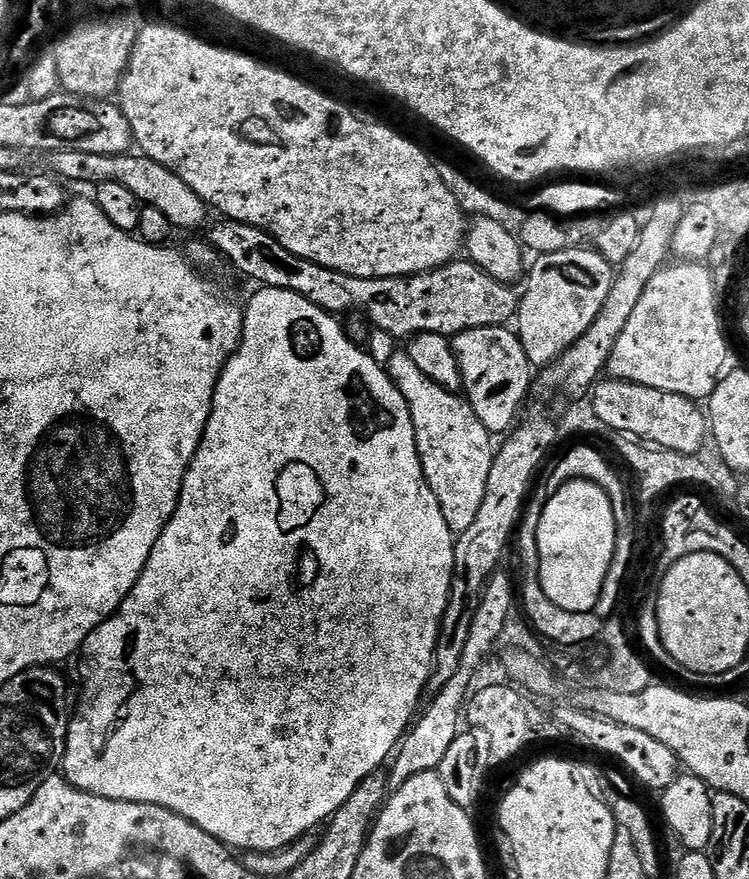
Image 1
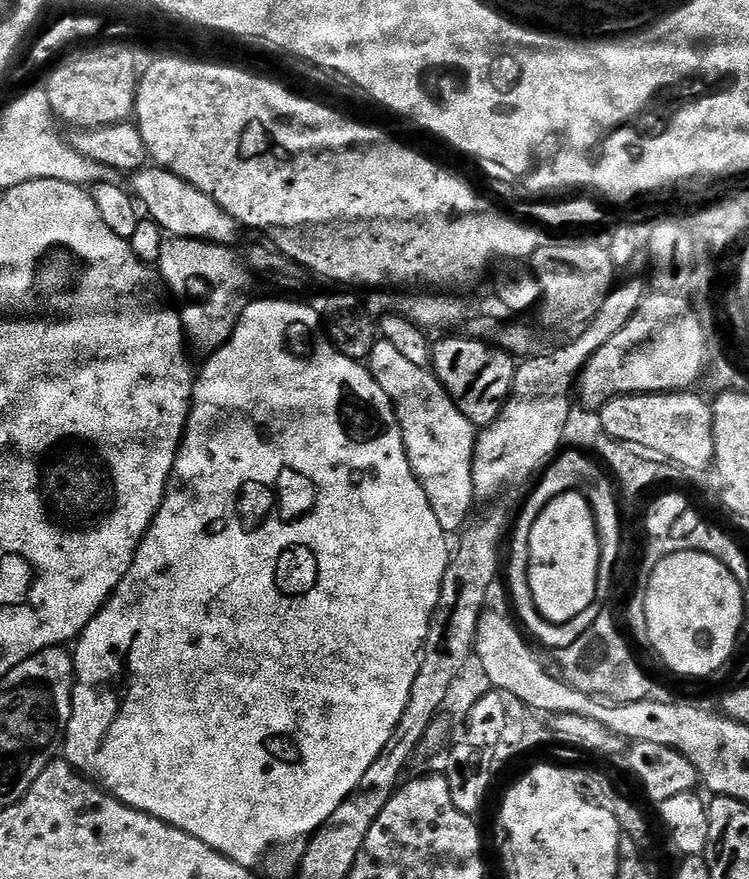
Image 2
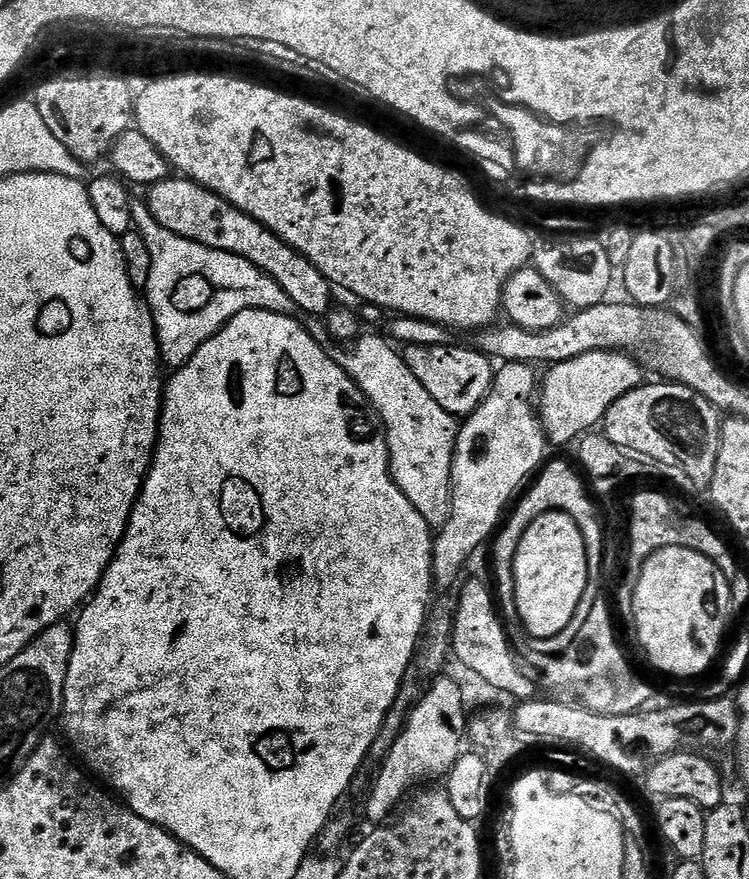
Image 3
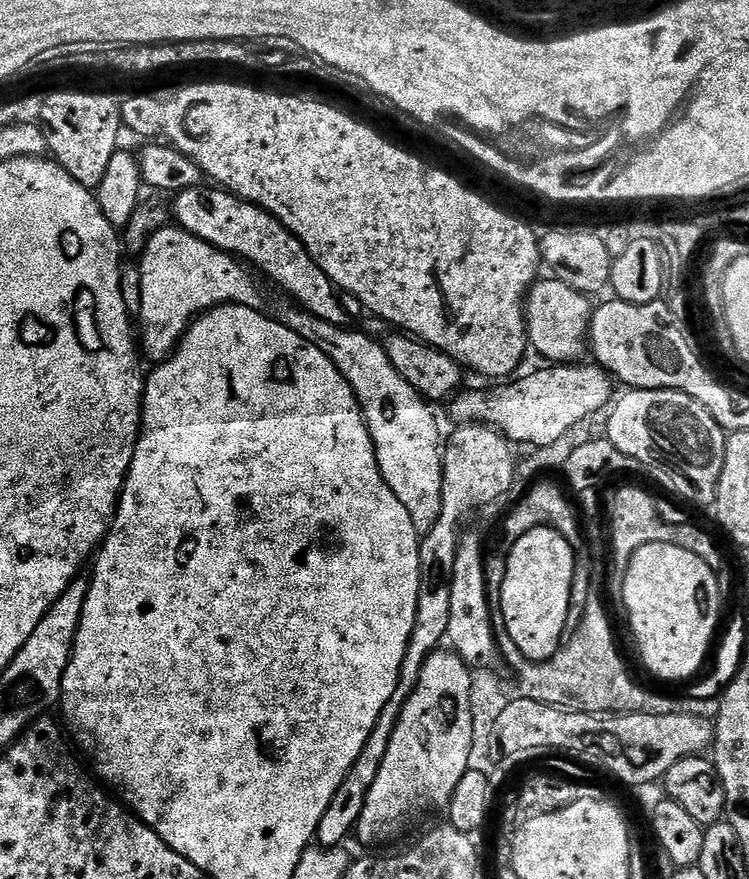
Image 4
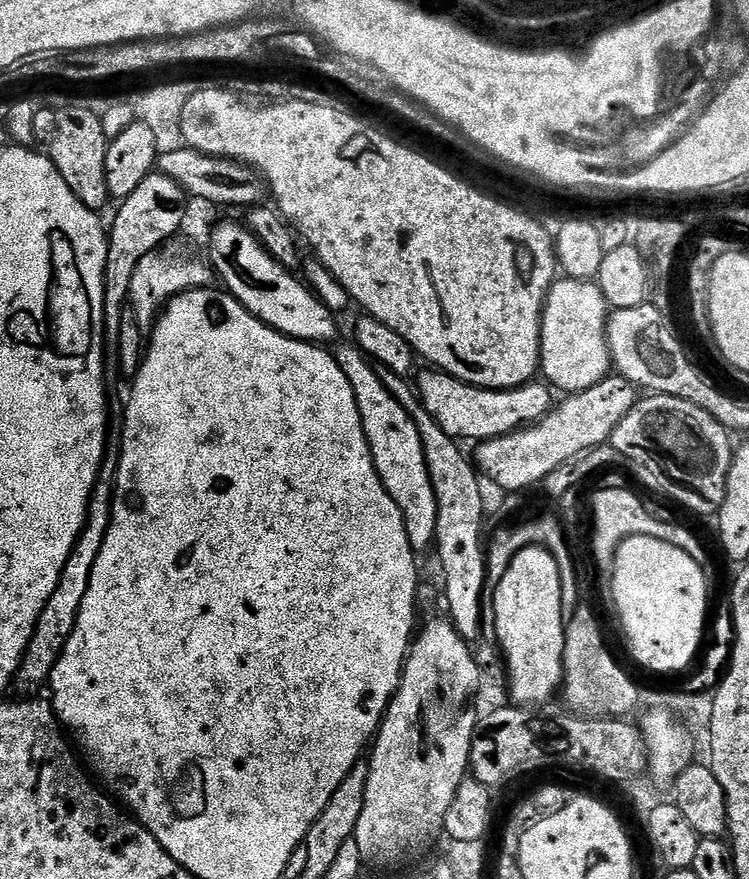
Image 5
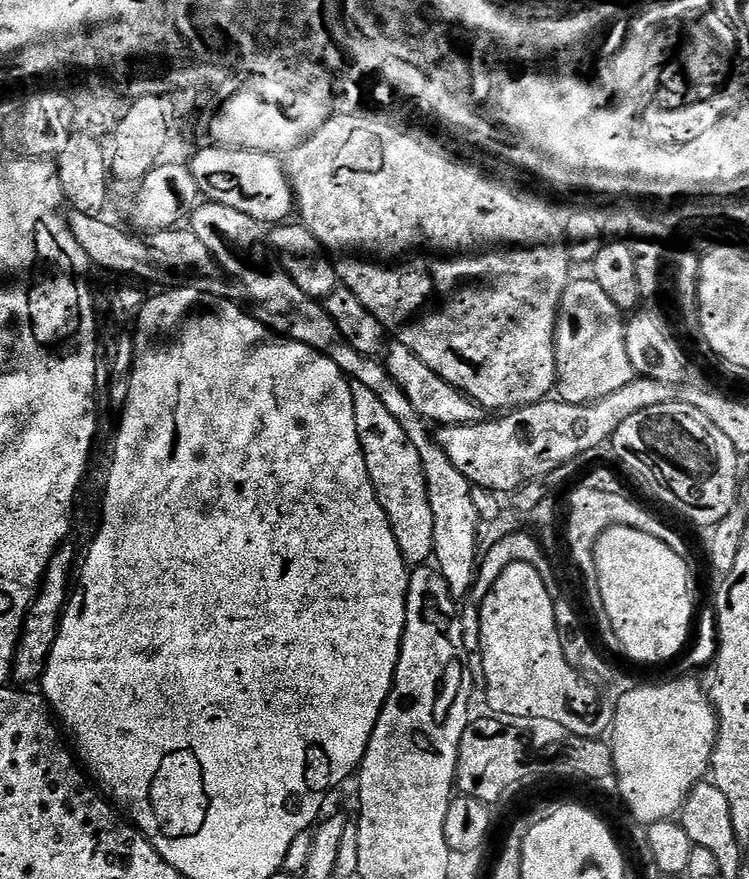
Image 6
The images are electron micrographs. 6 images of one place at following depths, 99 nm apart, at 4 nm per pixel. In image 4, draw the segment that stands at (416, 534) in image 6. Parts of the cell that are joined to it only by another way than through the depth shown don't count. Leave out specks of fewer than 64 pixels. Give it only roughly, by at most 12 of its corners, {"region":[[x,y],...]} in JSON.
{"region":[[299,307],[280,323],[354,390],[378,470],[417,532],[442,514],[433,405],[383,343]]}

